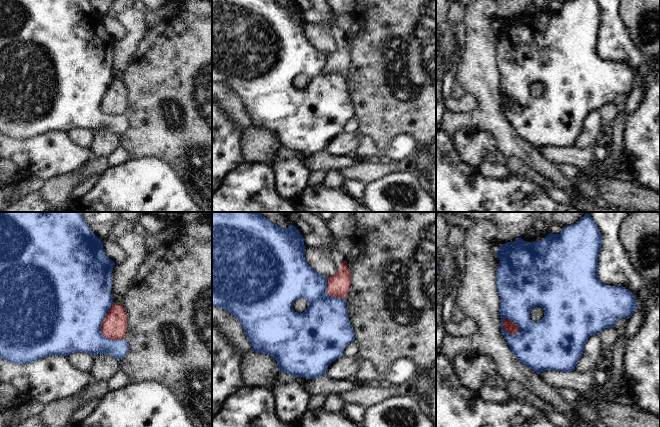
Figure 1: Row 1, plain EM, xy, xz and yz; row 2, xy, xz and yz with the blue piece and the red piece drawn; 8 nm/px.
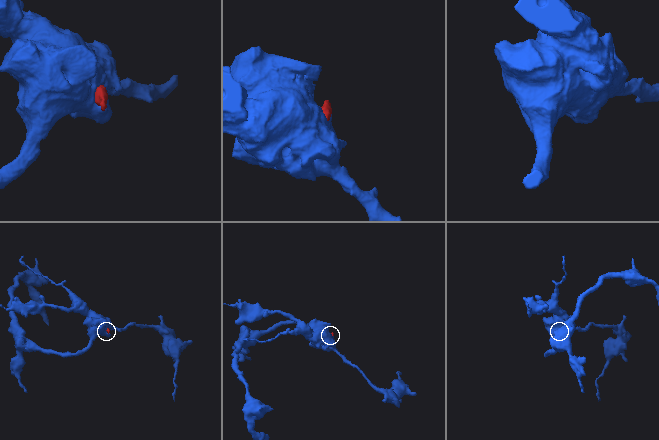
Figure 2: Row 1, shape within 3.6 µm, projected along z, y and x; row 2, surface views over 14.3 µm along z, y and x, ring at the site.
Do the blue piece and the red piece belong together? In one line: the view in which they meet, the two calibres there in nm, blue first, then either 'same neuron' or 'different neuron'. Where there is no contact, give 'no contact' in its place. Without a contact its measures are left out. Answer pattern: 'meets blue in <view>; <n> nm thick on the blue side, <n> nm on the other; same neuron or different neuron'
meets blue in xy; 500 nm thick on the blue side, 200 nm on the other; different neuron

